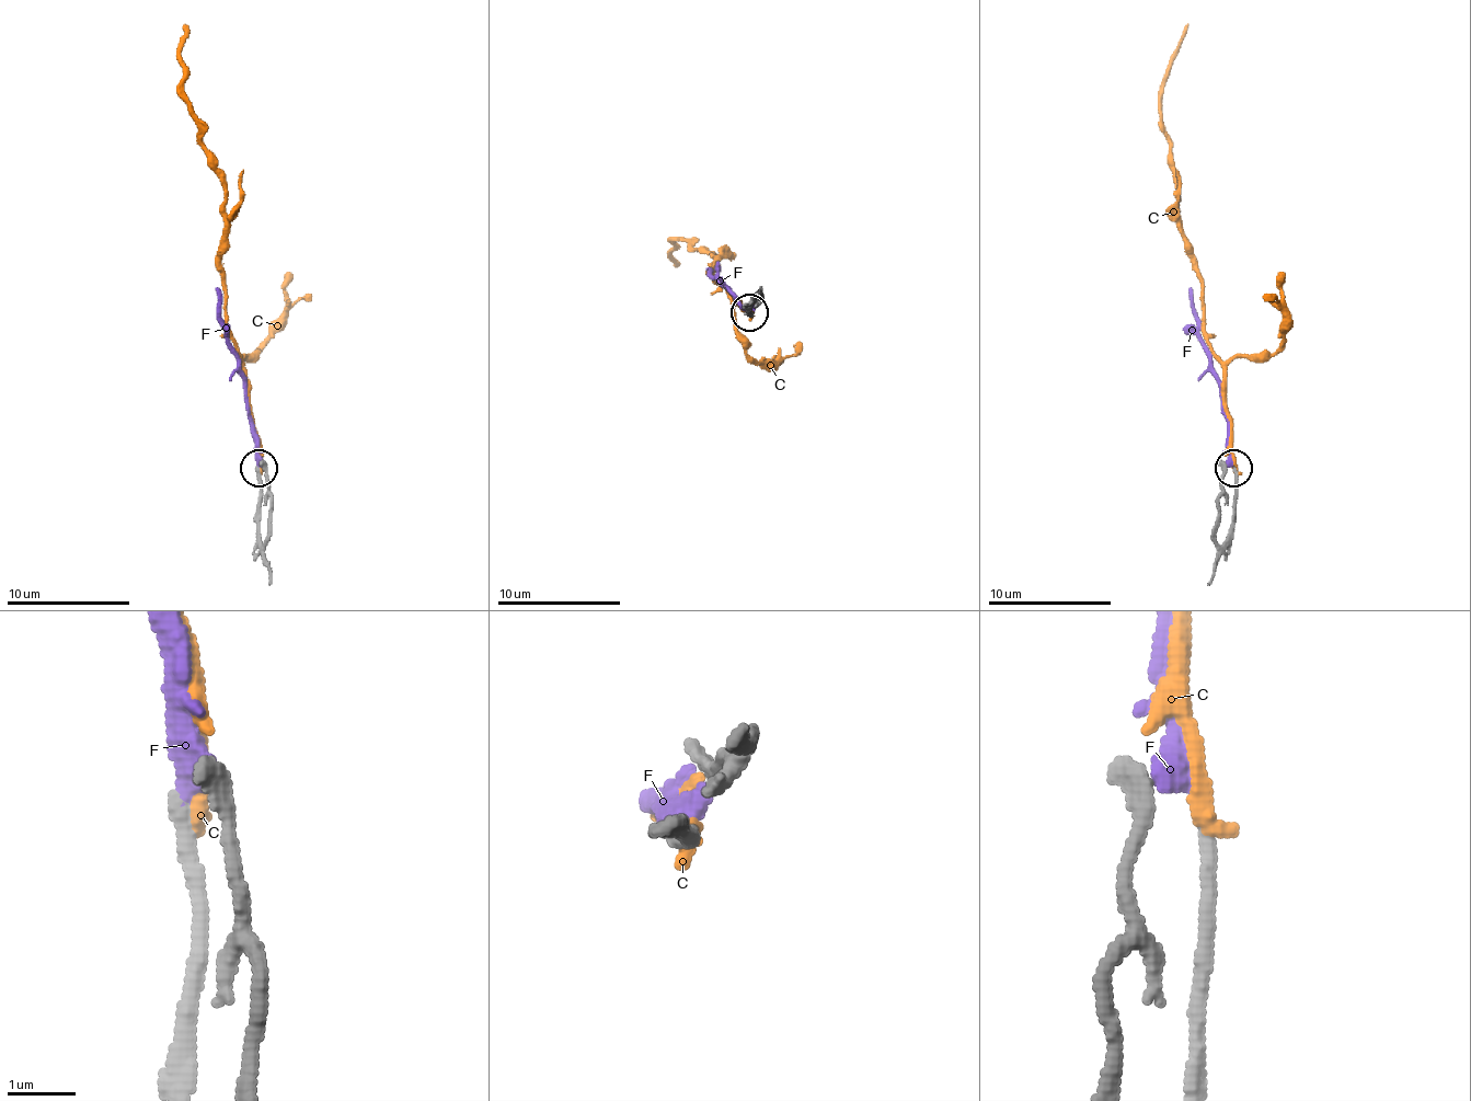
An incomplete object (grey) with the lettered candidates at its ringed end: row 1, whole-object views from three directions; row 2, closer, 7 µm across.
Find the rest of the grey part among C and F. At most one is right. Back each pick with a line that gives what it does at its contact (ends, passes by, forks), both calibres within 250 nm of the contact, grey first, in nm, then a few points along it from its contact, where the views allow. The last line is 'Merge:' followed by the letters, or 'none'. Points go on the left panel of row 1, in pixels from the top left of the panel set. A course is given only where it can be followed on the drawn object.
F: it ends | 240/360 nm | via (257, 470), (245, 381), (223, 332), (215, 288)
Merge: F

